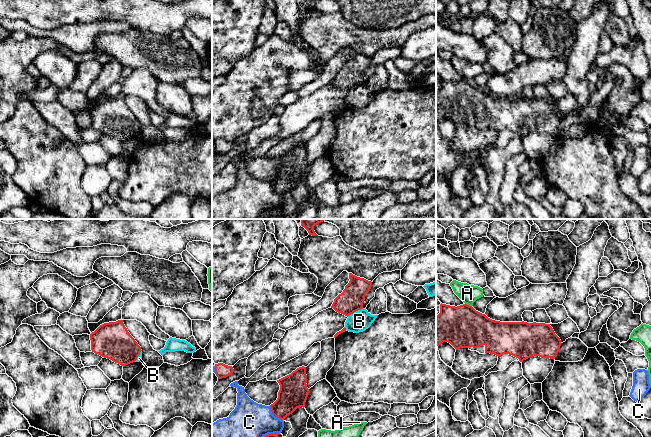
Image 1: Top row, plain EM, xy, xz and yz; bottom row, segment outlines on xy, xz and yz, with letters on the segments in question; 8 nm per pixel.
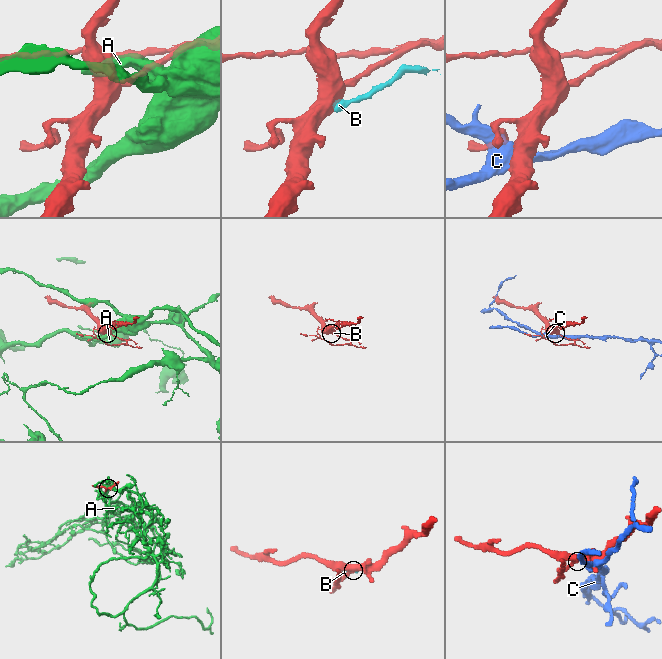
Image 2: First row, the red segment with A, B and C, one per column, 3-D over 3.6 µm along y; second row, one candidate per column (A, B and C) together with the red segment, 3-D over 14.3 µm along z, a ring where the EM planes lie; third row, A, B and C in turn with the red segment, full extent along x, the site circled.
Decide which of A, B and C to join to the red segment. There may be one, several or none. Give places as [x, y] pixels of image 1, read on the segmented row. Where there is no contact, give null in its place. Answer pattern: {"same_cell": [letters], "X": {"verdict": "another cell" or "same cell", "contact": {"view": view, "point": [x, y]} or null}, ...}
{"same_cell": [], "A": {"verdict": "another cell", "contact": {"view": "yz", "point": [468, 305]}}, "B": {"verdict": "another cell", "contact": {"view": "xz", "point": [354, 311]}}, "C": {"verdict": "another cell", "contact": {"view": "xz", "point": [274, 415]}}}

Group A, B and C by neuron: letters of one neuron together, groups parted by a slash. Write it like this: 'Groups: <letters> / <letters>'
Groups: A / B / C

